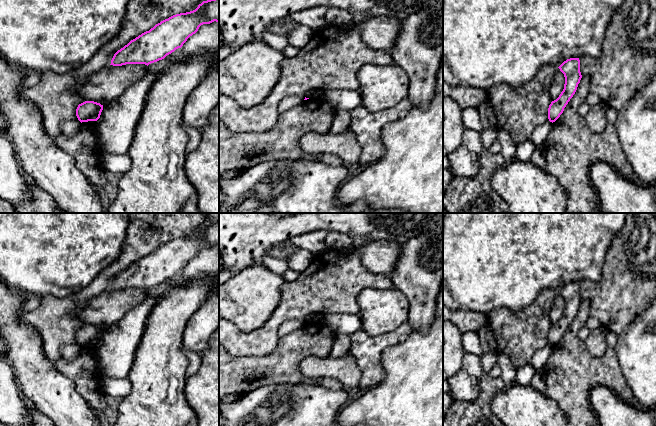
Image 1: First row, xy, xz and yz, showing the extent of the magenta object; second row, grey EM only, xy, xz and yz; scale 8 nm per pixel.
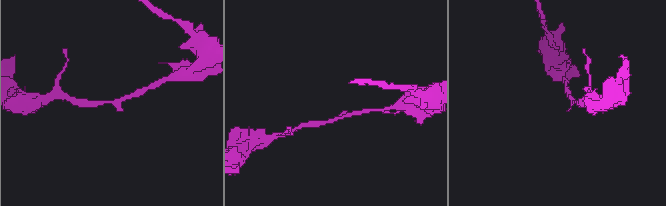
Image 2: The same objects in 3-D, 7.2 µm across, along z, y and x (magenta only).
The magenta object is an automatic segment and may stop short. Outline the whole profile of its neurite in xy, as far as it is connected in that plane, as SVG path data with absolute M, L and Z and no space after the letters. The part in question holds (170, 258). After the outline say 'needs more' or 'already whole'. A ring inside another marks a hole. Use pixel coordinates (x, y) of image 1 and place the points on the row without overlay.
M219 222L203 225L193 235L173 239L156 248L118 274L110 289L148 290L181 272L201 249L214 245L219 246Z | already whole

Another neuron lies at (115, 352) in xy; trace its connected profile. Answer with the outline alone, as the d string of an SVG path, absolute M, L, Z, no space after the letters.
M148 295L139 306L103 330L95 349L102 377L122 379L129 376L146 320L159 297Z

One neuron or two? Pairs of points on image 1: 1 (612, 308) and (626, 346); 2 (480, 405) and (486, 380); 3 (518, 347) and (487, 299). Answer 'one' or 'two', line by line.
1: two
2: one
3: two

